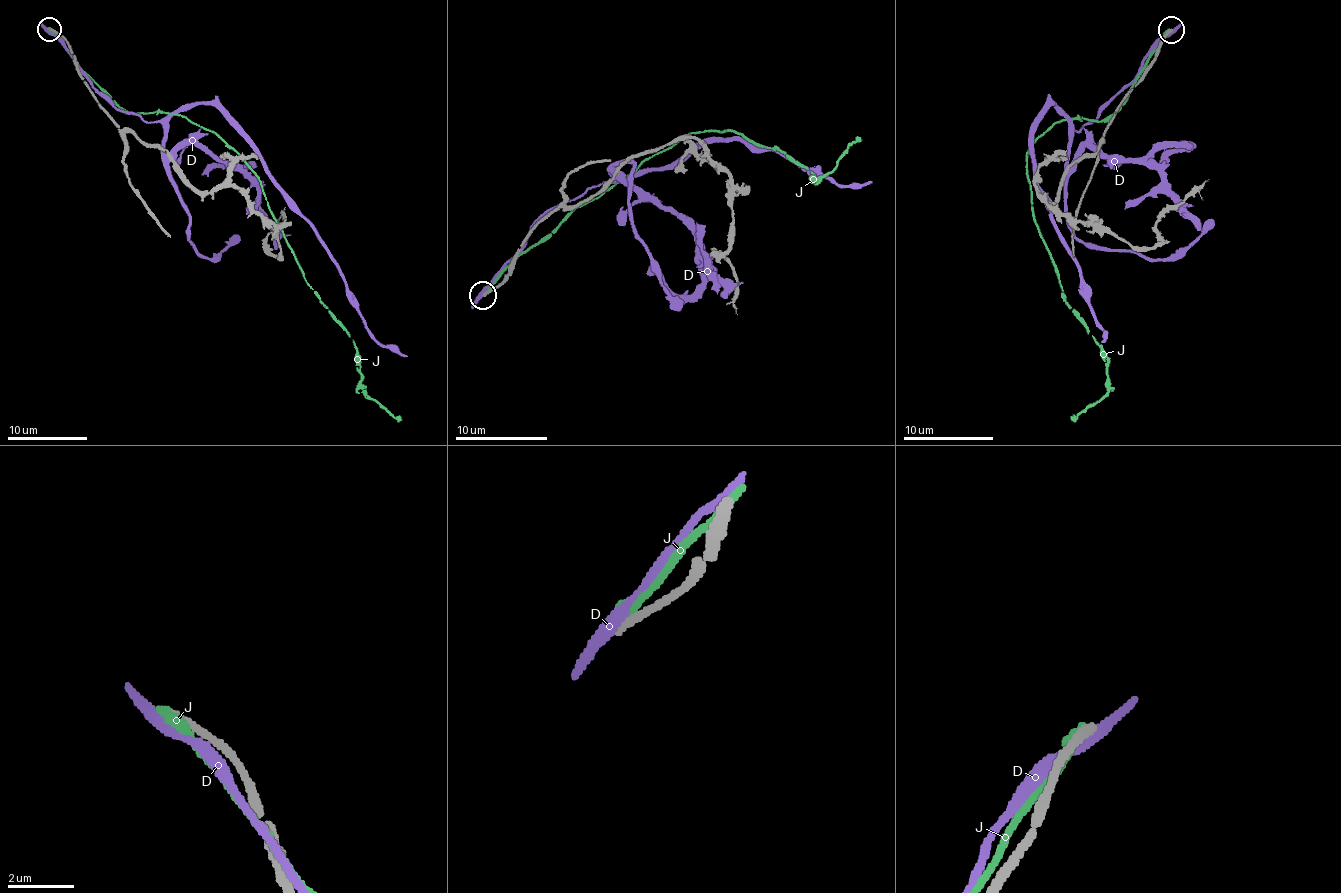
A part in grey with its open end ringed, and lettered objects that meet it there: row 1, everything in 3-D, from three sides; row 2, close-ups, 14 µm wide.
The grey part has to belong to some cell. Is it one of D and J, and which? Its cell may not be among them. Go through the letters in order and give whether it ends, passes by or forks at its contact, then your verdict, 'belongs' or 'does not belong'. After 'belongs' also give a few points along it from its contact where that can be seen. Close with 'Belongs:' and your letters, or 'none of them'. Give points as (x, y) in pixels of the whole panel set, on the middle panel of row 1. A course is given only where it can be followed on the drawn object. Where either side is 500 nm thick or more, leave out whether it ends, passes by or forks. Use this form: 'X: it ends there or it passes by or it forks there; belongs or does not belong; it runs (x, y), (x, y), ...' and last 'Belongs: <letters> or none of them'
D: it passes by; does not belong
J: it ends there; does not belong
Belongs: none of them

